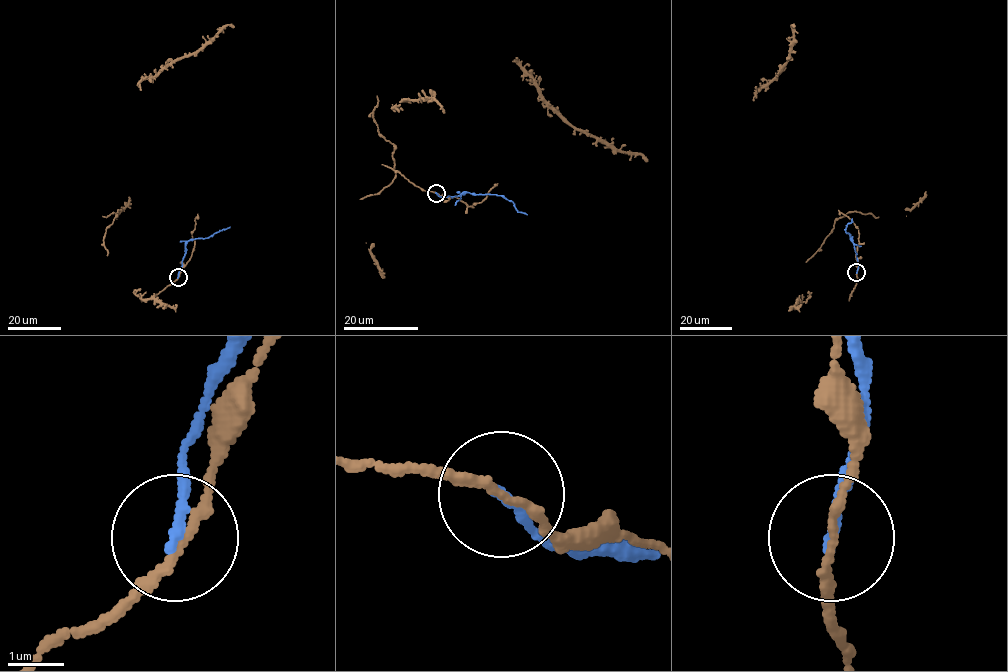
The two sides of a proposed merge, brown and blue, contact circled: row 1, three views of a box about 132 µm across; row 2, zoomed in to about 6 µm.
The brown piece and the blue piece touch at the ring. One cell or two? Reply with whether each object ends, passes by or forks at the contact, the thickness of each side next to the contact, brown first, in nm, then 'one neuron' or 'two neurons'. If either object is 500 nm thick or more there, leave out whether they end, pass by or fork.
brown passes by; blue ends there; 150 nm thick on the brown side, 170 nm on the other; two neurons

